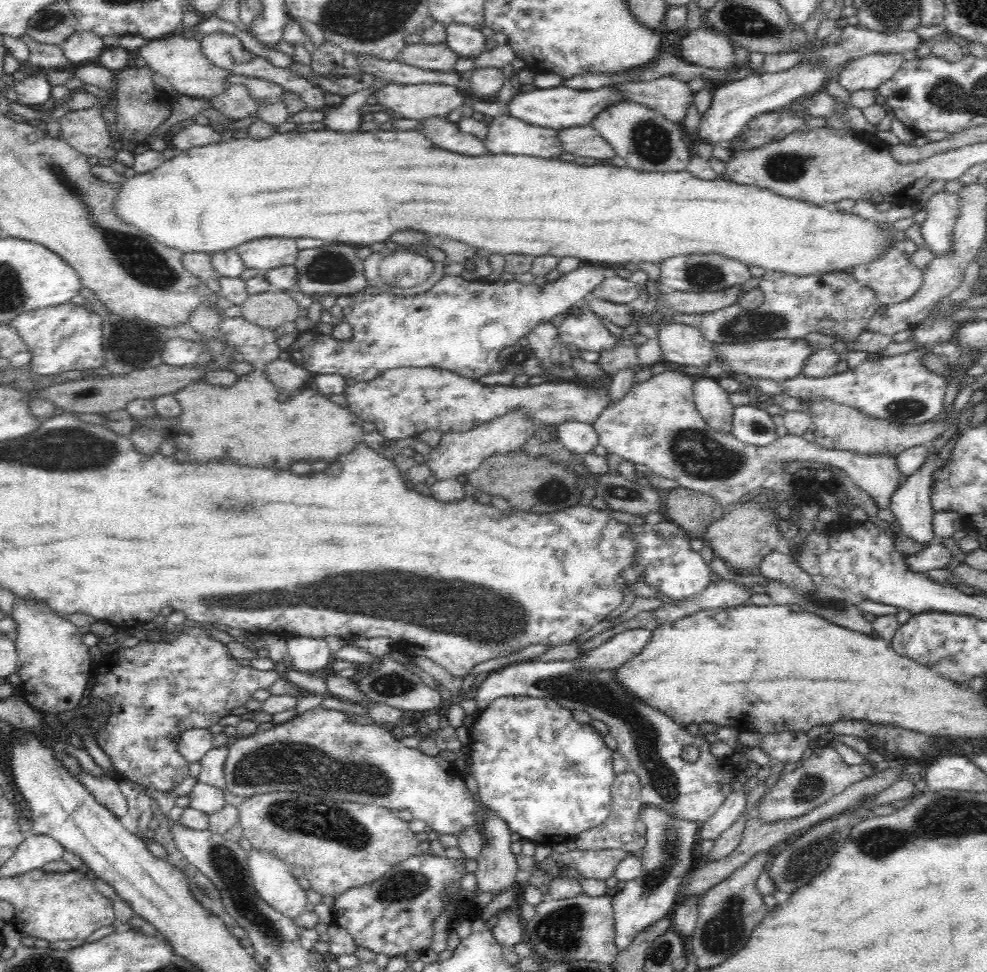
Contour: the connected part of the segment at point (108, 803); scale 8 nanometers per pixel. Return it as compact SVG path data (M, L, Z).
M80 766L78 780L92 793L92 796L118 818L127 814L127 800L119 784L111 778L100 778L83 771Z

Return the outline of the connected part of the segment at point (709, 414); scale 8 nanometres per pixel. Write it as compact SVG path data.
M698 377L693 381L695 408L708 429L722 435L731 434L735 407L730 403L729 394L722 389L715 378Z

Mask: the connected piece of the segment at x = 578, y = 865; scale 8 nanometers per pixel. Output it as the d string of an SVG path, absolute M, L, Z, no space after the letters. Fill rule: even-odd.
M620 849L612 850L569 850L563 854L552 854L554 860L572 867L585 879L607 881L616 872L616 866L627 852Z

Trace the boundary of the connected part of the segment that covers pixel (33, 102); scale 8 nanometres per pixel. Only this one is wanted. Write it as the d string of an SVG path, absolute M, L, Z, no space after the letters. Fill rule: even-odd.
M44 72L24 74L14 84L17 102L37 108L50 98L51 88Z

